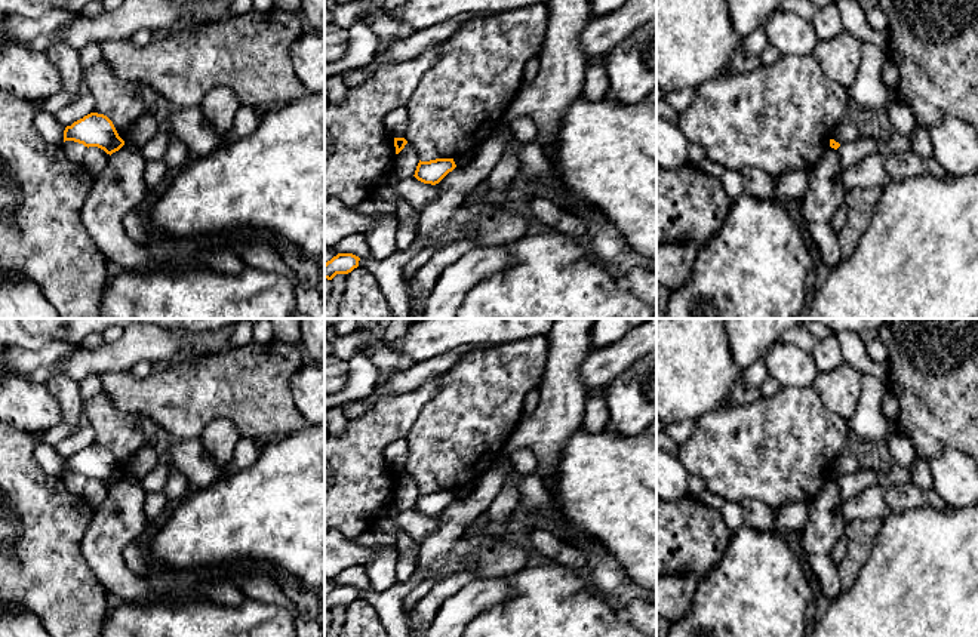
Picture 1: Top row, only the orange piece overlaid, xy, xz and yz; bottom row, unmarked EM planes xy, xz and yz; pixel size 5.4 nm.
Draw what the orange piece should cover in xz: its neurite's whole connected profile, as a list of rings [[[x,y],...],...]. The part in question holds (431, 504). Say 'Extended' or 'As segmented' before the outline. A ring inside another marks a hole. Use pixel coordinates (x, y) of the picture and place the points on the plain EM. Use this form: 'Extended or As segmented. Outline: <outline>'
As segmented. Outline: [[[453,490],[419,492],[413,508],[424,516],[436,517],[455,499]]]

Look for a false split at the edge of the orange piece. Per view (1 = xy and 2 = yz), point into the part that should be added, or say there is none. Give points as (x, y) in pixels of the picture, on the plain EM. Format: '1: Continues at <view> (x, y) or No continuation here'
1: No continuation here
2: No continuation here

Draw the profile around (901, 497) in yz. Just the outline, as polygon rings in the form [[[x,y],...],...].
[[[895,483],[885,490],[885,499],[888,508],[894,514],[901,514],[905,511],[916,510],[919,507],[931,507],[938,510],[950,511],[954,507],[950,507],[947,502],[939,499],[932,490],[925,490],[914,483]]]

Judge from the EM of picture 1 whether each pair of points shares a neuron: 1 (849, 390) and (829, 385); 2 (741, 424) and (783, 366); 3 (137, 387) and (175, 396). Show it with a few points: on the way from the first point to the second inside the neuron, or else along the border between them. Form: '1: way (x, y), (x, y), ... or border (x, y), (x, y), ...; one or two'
1: way (845, 390), (833, 387); one
2: border (811, 384), (787, 385), (783, 388); two
3: way (145, 396), (166, 396); one

